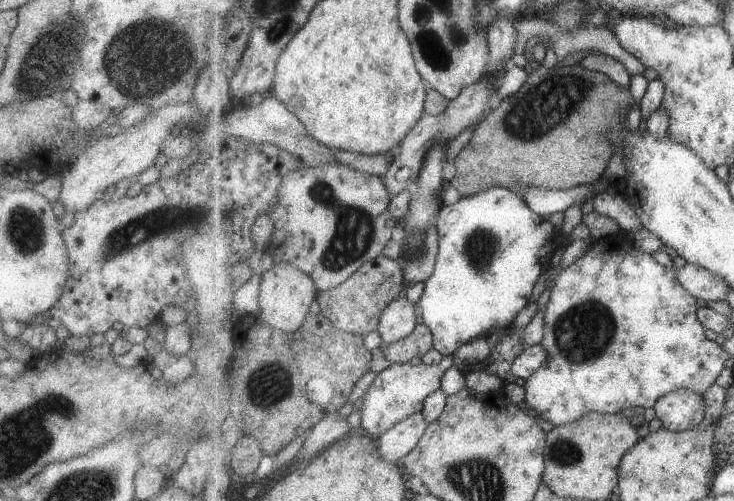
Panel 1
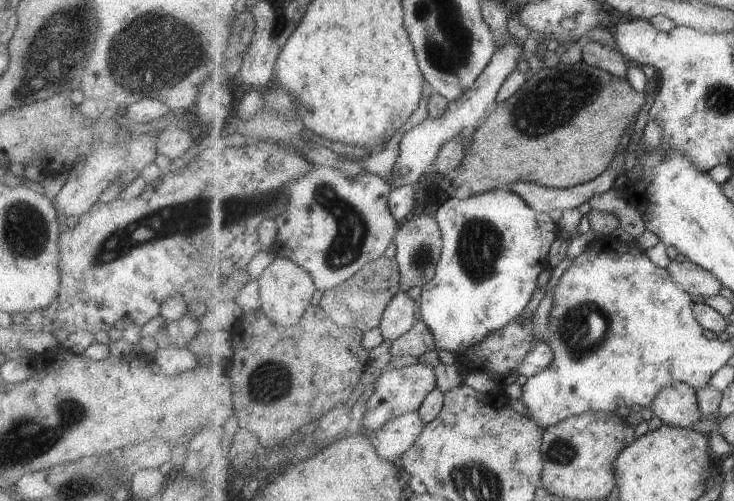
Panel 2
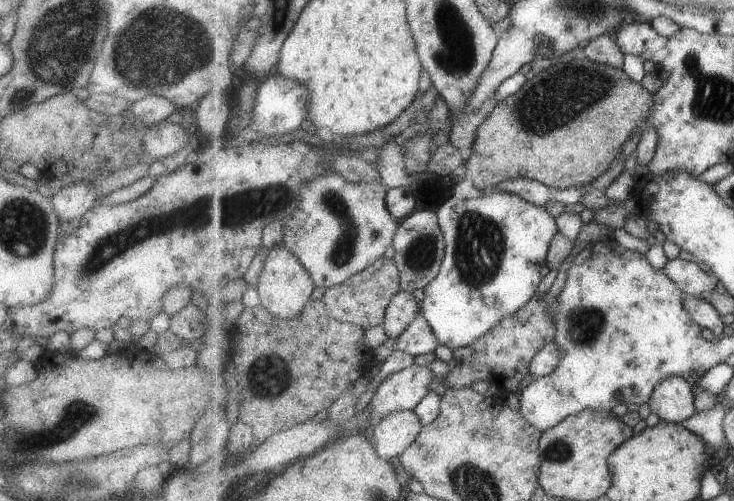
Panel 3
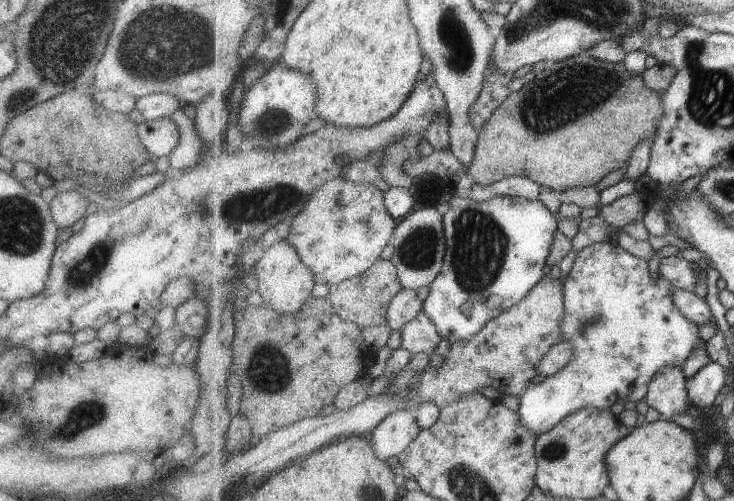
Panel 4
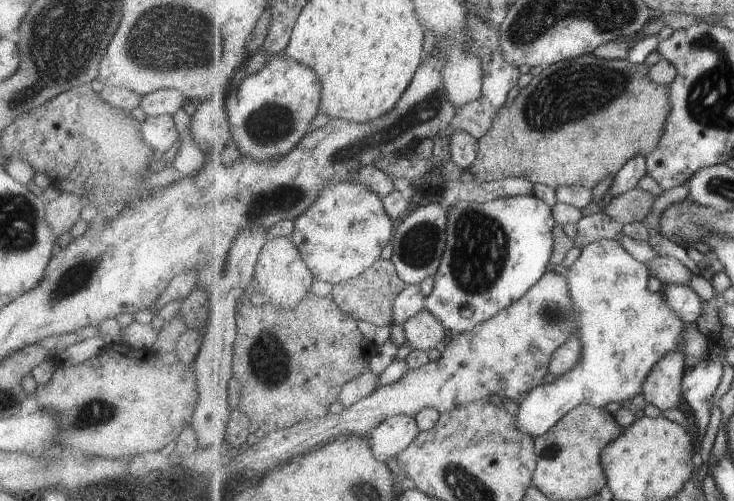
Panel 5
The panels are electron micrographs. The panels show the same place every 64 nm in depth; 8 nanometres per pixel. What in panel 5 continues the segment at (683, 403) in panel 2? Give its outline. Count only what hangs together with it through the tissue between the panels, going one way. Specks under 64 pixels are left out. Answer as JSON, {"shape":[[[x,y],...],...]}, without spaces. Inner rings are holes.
{"shape":[[[669,352],[661,358],[643,386],[643,395],[647,404],[652,404],[656,409],[677,410],[679,404],[684,402],[681,384],[685,376],[685,354]]]}

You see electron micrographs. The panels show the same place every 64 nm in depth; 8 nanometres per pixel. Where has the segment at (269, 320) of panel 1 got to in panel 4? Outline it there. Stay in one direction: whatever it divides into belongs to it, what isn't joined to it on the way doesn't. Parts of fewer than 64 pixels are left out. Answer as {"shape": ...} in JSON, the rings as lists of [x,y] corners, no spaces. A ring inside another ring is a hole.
{"shape":[[[288,239],[281,240],[281,242],[273,244],[271,248],[267,248],[263,258],[257,263],[255,272],[262,300],[281,314],[294,315],[299,312],[313,294],[316,284],[313,271],[303,262],[298,250]]]}

